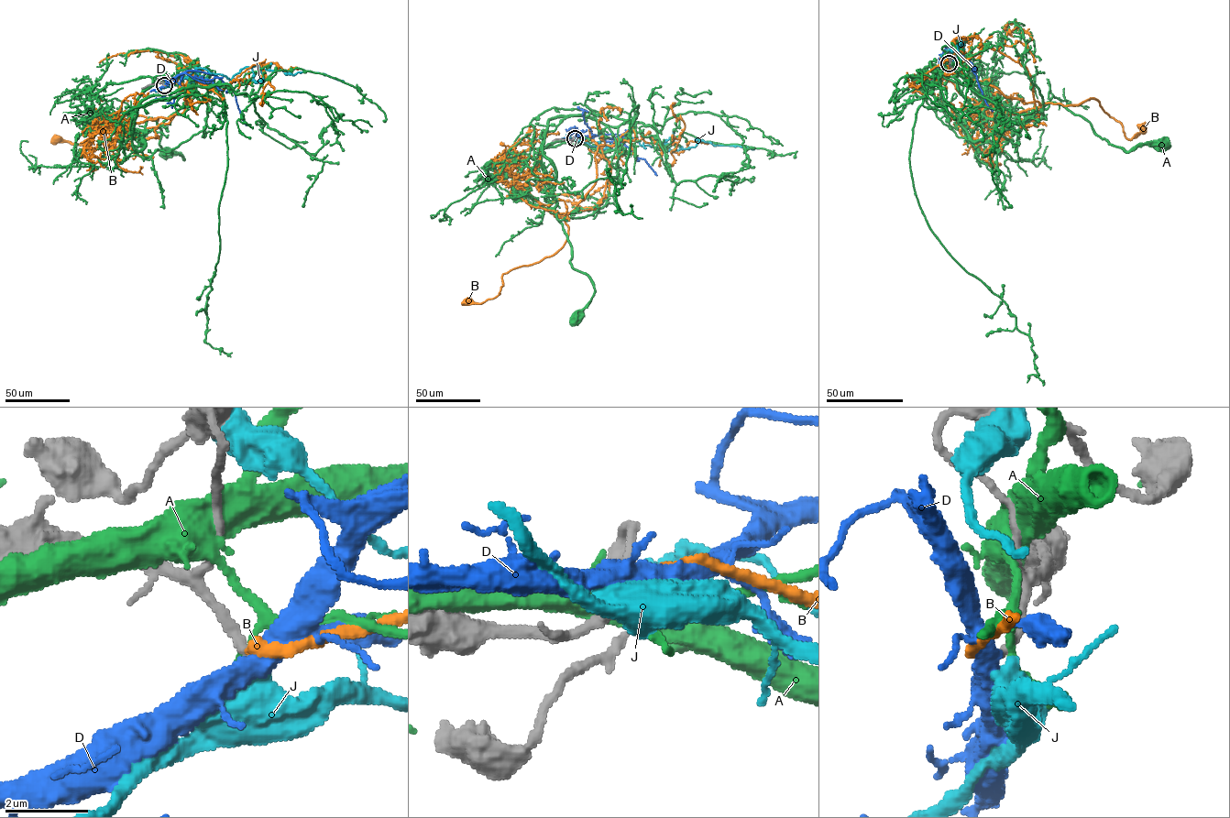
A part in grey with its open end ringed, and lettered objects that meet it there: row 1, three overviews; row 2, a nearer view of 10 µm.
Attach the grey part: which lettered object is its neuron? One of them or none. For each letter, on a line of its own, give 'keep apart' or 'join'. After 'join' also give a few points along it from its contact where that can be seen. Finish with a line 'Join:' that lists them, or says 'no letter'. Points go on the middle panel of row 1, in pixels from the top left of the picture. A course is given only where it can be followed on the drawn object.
A: keep apart
B: join | via (574, 138), (598, 145), (597, 178), (557, 216), (568, 227), (564, 245), (504, 273), (495, 297), (466, 302)
D: keep apart
J: keep apart
Join: B

